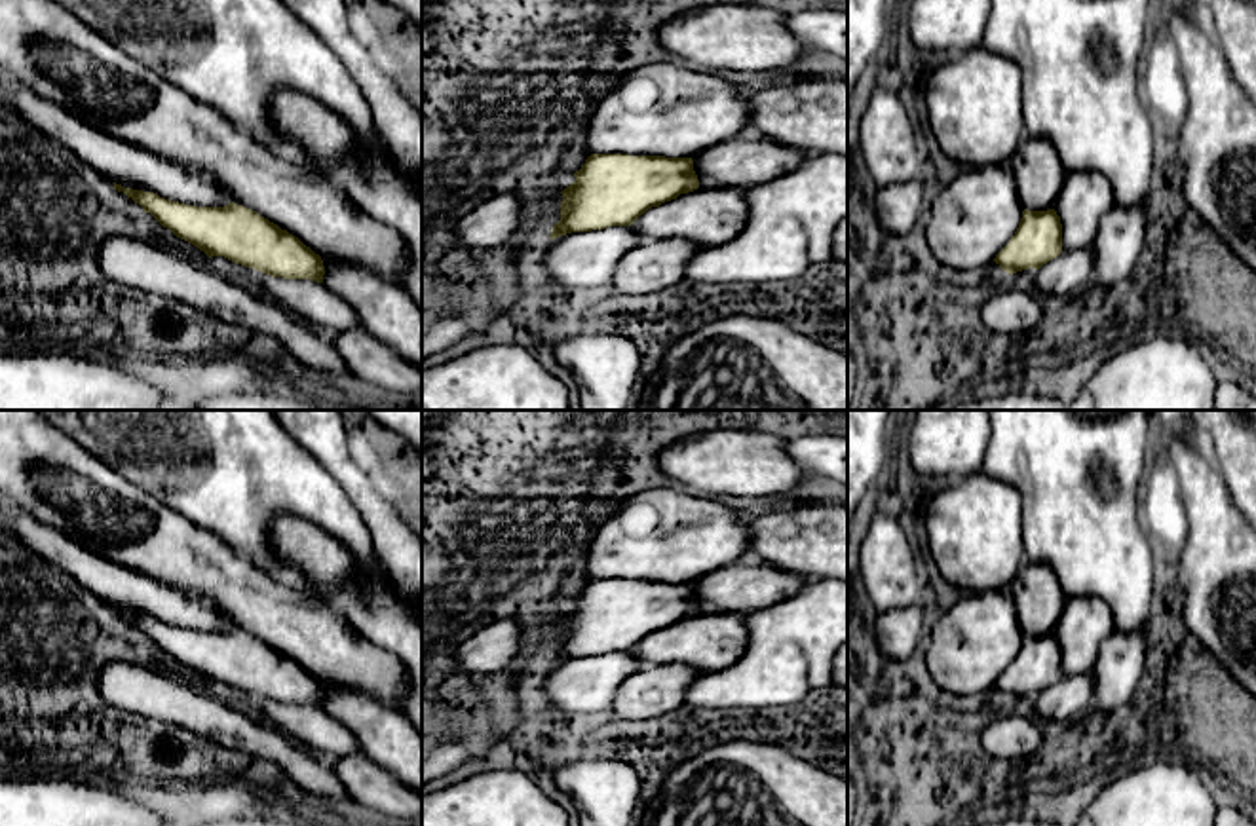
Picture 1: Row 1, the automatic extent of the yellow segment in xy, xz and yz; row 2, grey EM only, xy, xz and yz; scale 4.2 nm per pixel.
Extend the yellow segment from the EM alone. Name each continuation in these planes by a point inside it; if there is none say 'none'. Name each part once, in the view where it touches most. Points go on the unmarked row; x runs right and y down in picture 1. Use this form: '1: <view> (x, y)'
none

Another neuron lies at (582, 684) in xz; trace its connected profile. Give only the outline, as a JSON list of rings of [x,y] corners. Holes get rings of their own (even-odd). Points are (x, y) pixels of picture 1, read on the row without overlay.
[[[631,651],[572,657],[543,672],[542,689],[553,710],[604,718],[616,689],[640,668]]]

